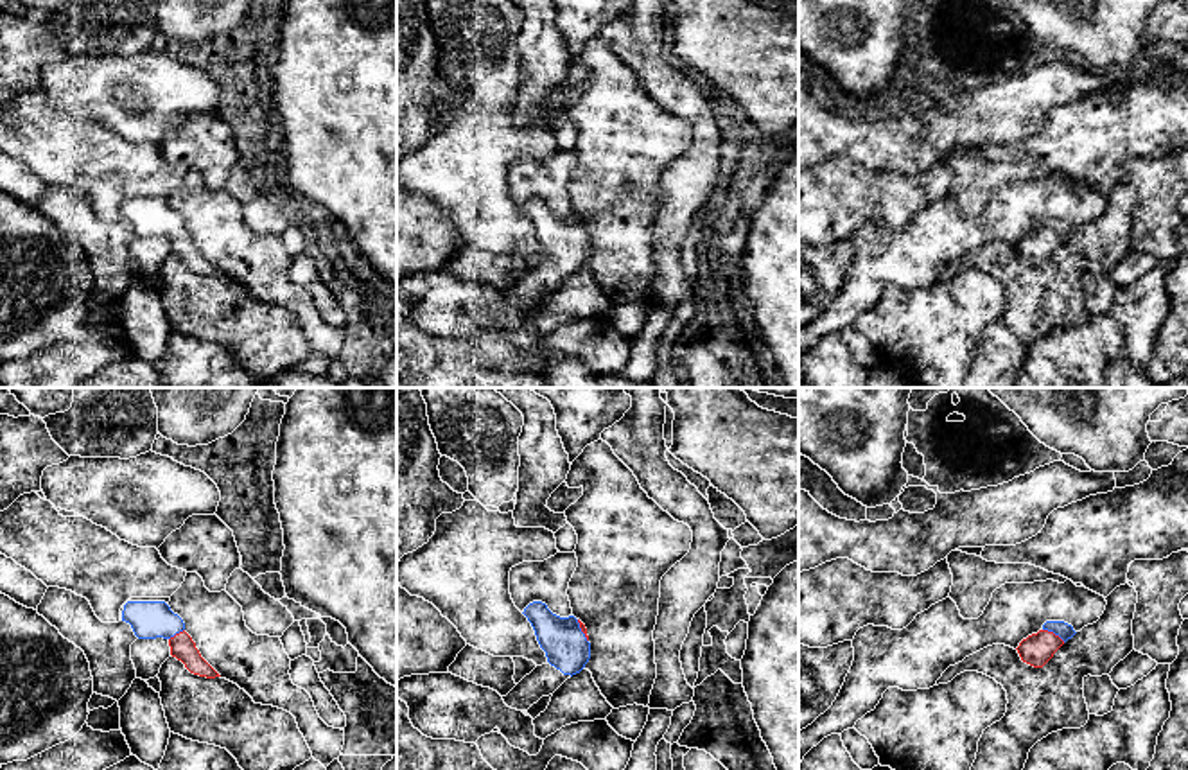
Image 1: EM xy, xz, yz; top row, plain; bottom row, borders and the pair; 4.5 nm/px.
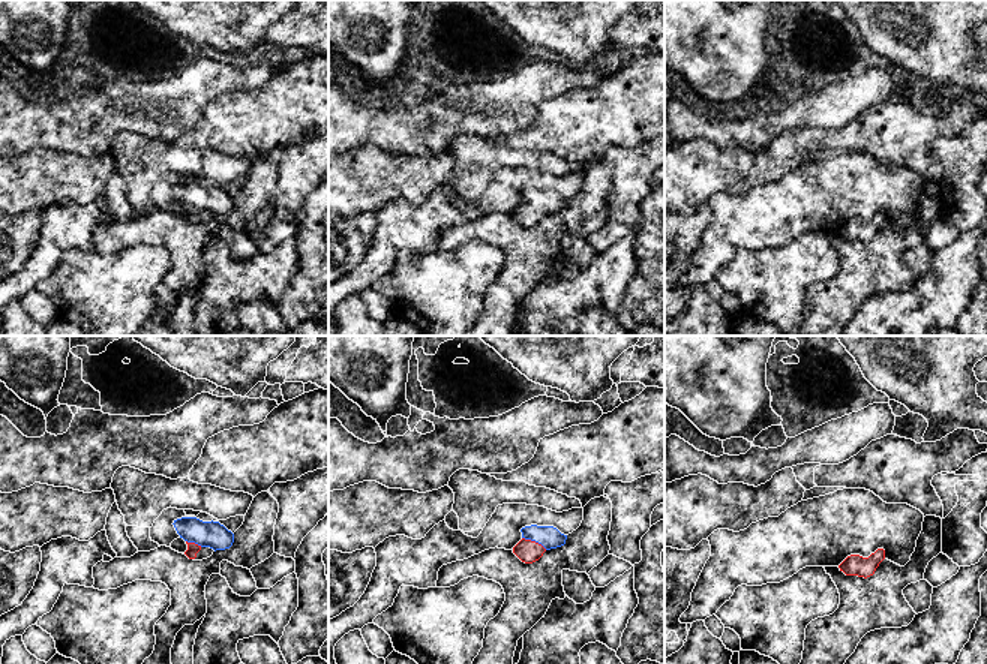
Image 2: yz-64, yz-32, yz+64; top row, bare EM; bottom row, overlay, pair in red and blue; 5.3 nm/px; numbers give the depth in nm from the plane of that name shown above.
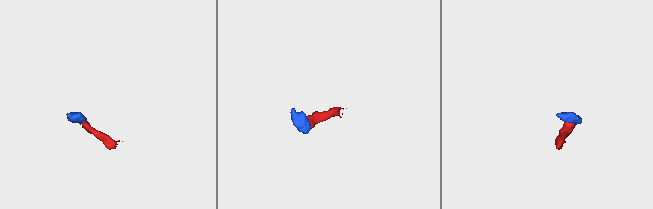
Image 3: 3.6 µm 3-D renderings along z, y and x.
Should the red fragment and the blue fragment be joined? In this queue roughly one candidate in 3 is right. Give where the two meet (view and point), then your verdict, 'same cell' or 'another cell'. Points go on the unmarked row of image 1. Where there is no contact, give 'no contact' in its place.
meets red in yz at (1054, 232); same cell

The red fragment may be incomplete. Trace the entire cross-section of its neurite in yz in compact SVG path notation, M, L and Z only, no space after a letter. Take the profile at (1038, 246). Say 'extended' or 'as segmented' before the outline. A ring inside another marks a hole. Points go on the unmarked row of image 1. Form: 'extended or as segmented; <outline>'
extended; M1046 219L1037 232L1023 237L1016 248L1023 260L1043 266L1075 232L1073 224L1064 219Z

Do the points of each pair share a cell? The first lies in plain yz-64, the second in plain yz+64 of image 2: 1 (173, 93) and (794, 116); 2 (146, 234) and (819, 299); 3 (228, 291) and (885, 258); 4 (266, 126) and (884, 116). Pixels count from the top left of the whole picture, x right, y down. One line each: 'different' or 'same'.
1: same
2: same
3: different
4: same

